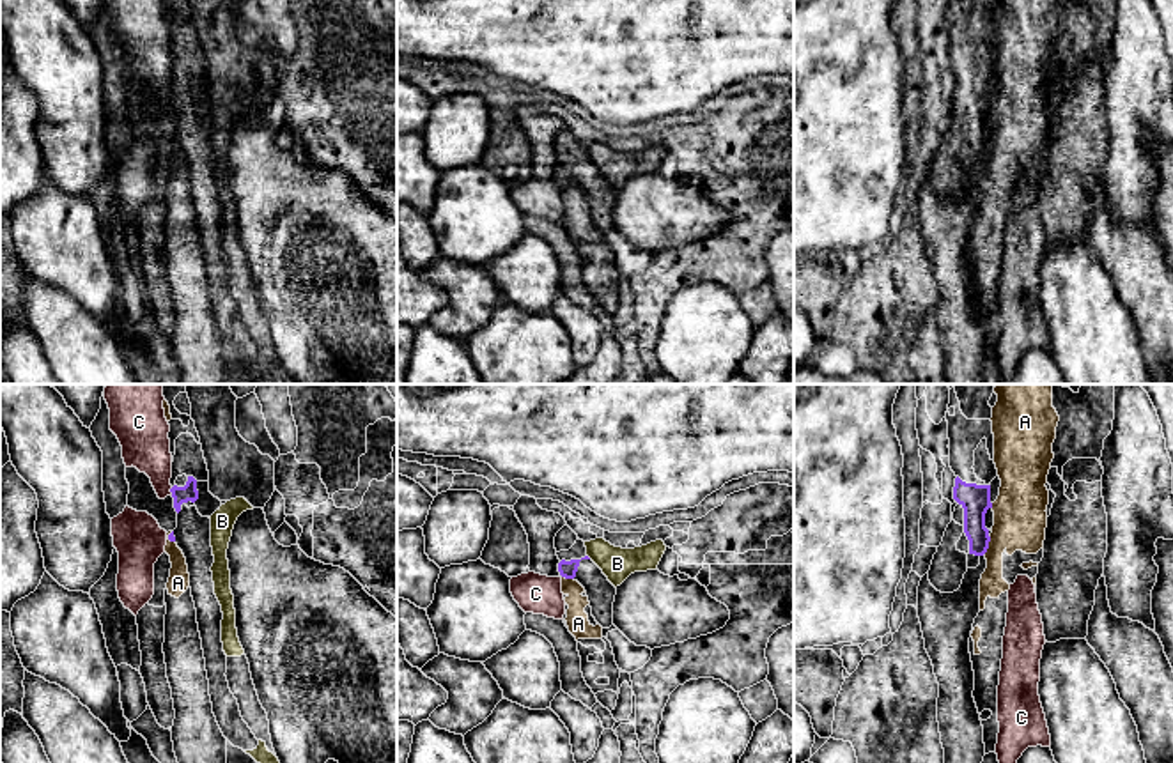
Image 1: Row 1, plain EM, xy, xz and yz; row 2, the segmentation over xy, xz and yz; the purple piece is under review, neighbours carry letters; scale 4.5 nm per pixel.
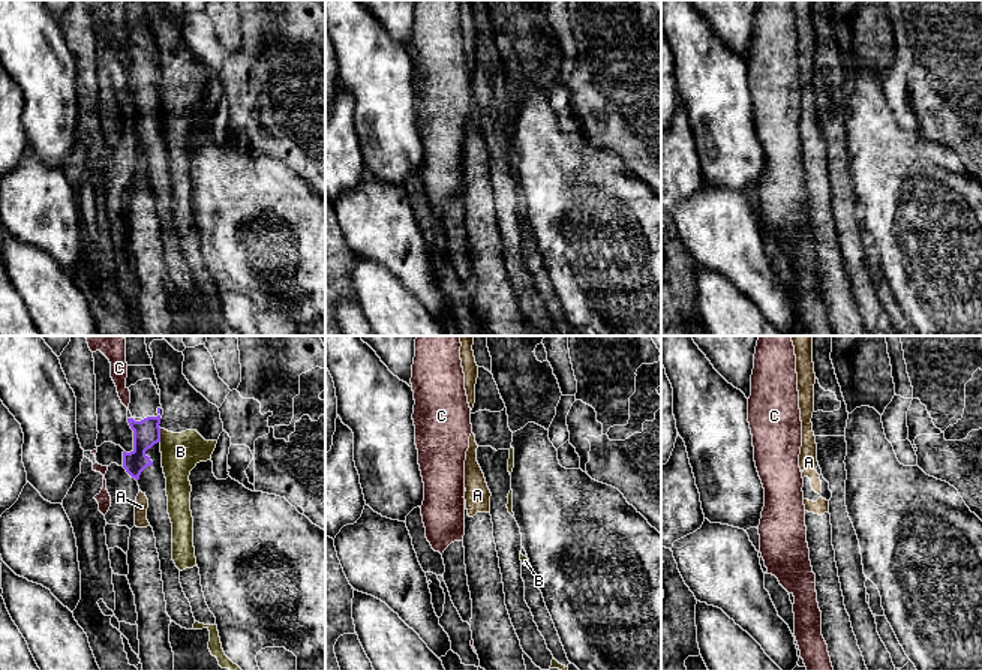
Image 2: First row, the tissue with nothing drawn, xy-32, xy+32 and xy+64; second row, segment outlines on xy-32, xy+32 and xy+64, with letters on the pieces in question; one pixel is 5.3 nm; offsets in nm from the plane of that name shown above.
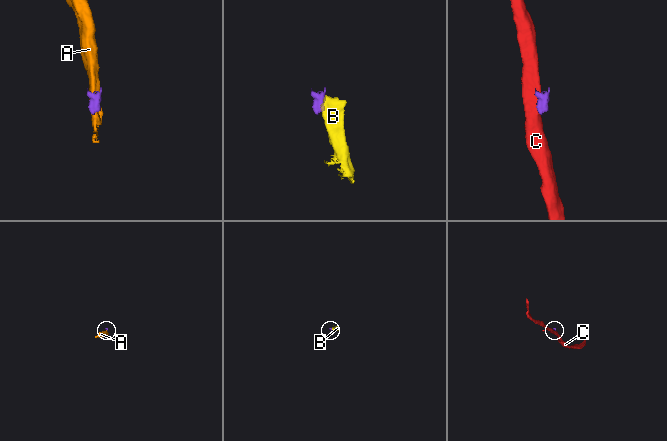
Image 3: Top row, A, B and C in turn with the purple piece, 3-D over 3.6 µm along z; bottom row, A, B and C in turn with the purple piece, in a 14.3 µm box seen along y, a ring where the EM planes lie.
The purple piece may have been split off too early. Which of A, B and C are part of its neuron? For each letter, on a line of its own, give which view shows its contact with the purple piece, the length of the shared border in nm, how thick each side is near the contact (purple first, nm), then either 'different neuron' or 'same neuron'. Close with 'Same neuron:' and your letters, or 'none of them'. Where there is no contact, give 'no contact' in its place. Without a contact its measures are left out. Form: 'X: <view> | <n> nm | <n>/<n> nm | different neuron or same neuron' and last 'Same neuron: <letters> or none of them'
A: yz | 100 nm | 140/240 nm | different neuron
B: no contact | different neuron
C: xy | 40 nm | 80/220 nm | different neuron
Same neuron: none of them

